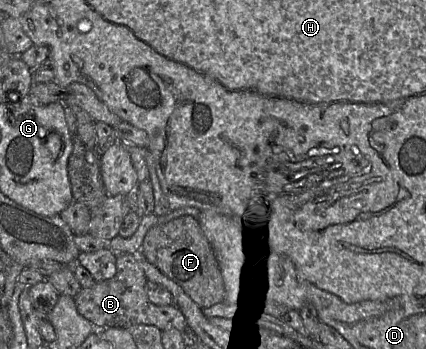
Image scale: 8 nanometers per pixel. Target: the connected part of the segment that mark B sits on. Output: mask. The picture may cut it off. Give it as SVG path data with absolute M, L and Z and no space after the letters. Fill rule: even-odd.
M117 254L116 274L108 280L96 282L89 288L81 288L74 297L77 311L96 329L128 328L133 325L145 324L156 326L162 331L177 329L185 333L190 332L187 318L176 303L157 305L149 300L146 282L143 267L134 254Z

